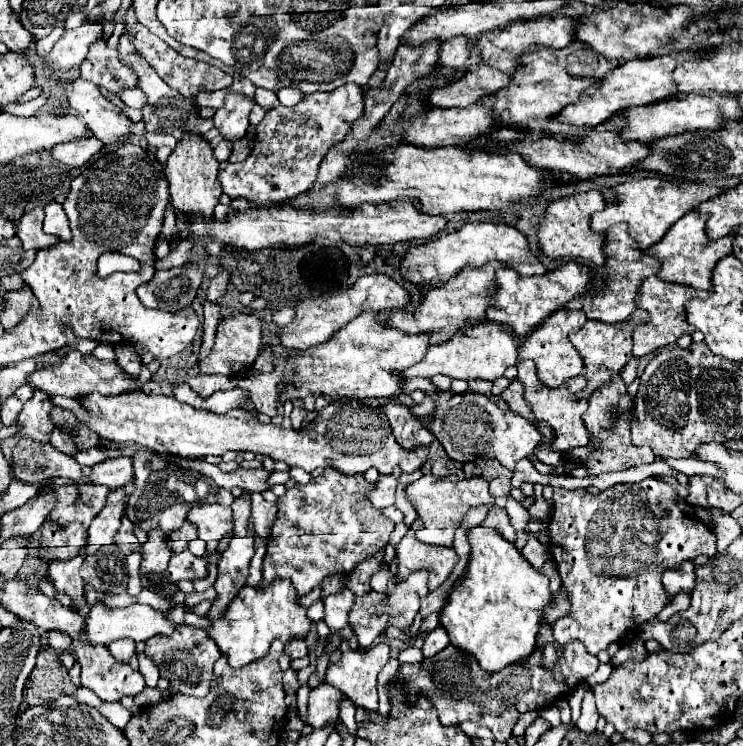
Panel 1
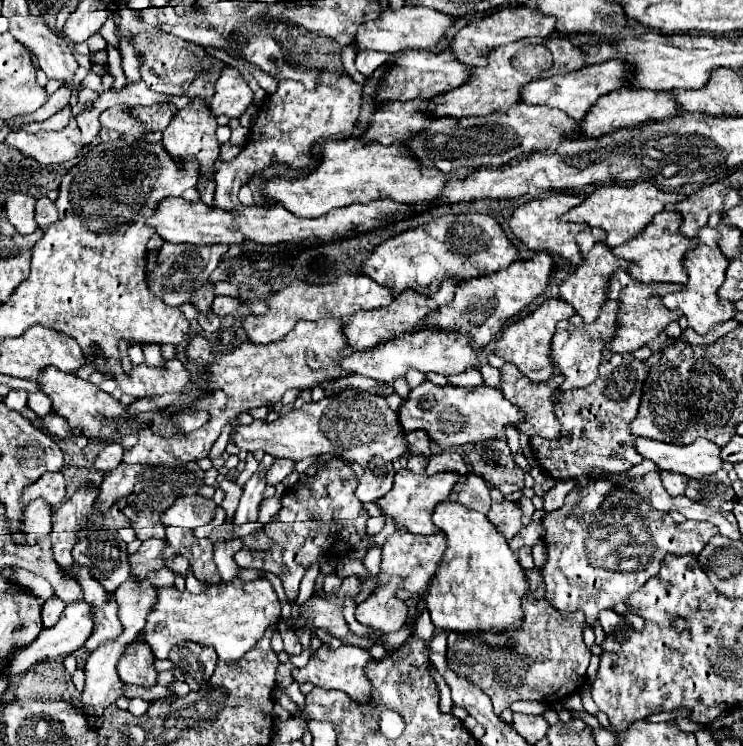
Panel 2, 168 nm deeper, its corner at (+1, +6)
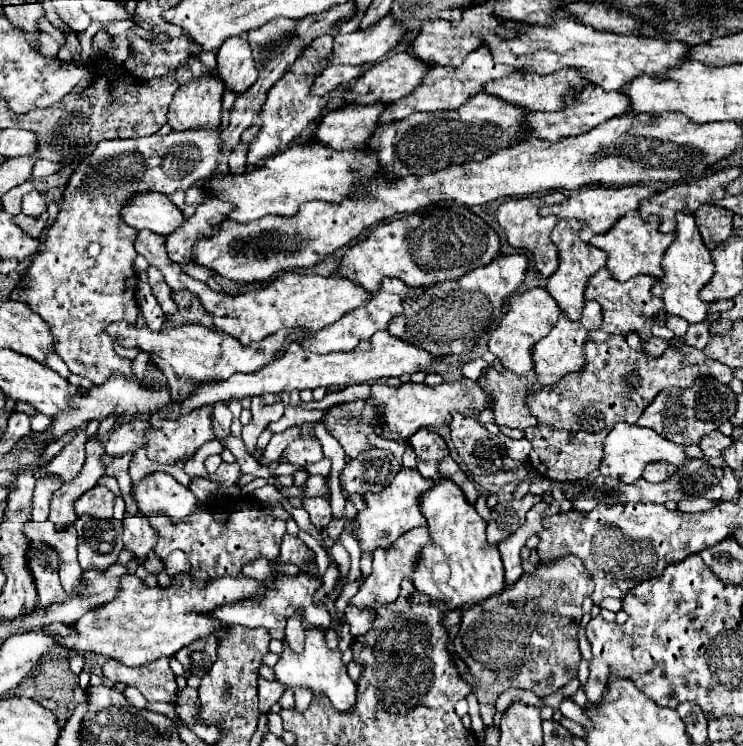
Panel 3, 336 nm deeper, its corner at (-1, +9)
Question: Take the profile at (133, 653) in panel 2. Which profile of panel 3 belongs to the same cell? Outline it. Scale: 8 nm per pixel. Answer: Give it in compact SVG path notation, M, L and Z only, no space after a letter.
M109 659L103 665L103 677L107 683L125 683L127 687L137 687L147 701L177 703L177 683L169 667L169 659L157 659L143 667L127 667Z

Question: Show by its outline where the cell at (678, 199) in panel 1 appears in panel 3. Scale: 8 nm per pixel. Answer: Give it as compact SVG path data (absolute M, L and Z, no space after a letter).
M625 185L625 187L595 187L595 189L581 189L571 193L563 203L559 205L543 205L539 209L539 215L555 215L555 217L573 217L585 223L585 227L579 233L579 239L589 241L593 235L605 233L613 227L613 223L627 211L637 211L639 201L647 199L651 195L655 195L657 191L653 191L651 187L645 185Z

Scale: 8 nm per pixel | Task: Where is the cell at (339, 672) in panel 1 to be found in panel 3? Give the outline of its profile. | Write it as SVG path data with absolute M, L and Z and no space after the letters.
M309 627L305 631L305 647L303 647L301 653L293 653L287 647L287 641L283 639L283 653L279 655L279 663L273 667L273 671L275 671L277 681L283 683L283 685L289 685L289 687L307 687L313 693L325 695L337 711L347 711L351 705L355 705L357 687L349 679L347 669L341 663L341 653L339 651L331 651L325 645L325 637L323 637L323 633L317 627Z

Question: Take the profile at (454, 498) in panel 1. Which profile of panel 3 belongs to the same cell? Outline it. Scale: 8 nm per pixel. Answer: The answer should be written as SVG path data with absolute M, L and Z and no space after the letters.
M401 469L393 483L385 487L381 493L367 493L365 509L359 511L353 519L353 535L359 541L361 553L373 553L379 547L389 547L399 535L411 531L415 527L423 527L427 521L419 511L419 495L433 487L433 481L419 475L417 469Z

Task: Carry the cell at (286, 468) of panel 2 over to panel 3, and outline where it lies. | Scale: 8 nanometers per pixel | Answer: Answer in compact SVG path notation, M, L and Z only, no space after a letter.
M303 435L299 439L295 439L283 455L285 455L285 461L301 465L301 467L305 467L309 463L317 463L323 459L319 439L317 437L315 439L303 439Z

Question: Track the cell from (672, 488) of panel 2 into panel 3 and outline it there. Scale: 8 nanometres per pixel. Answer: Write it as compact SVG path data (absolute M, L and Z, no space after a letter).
M649 463L643 471L643 477L647 481L653 481L653 483L659 483L663 479L667 479L667 475L673 475L677 467L671 467L671 463Z

